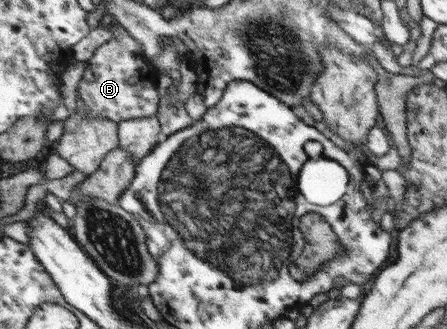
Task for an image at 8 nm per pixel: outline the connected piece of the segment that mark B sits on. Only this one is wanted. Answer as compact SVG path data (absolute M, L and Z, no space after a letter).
M123 25L116 27L116 39L102 45L88 62L79 93L89 115L95 119L111 119L119 124L133 119L157 117L163 97L157 90L157 79L163 74L143 54L143 46Z

